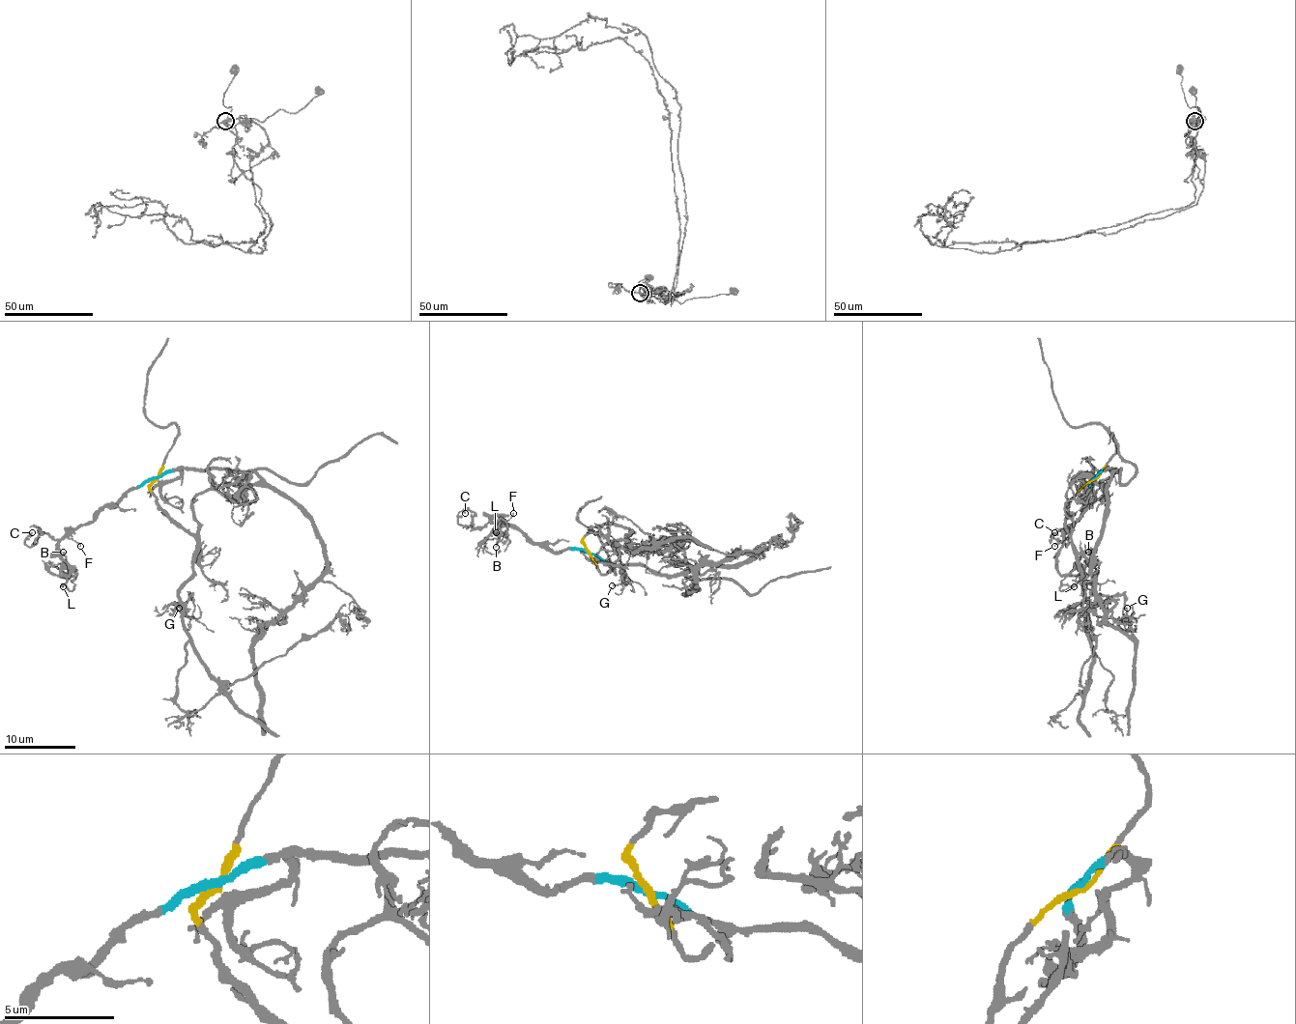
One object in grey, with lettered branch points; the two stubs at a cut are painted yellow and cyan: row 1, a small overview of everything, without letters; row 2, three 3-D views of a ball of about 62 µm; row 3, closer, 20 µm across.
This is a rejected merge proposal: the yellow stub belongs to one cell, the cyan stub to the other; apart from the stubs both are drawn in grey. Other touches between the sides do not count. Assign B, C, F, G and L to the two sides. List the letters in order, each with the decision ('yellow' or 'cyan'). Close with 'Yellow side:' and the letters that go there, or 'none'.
B: cyan
C: cyan
F: cyan
G: yellow
L: cyan
Yellow side: G

